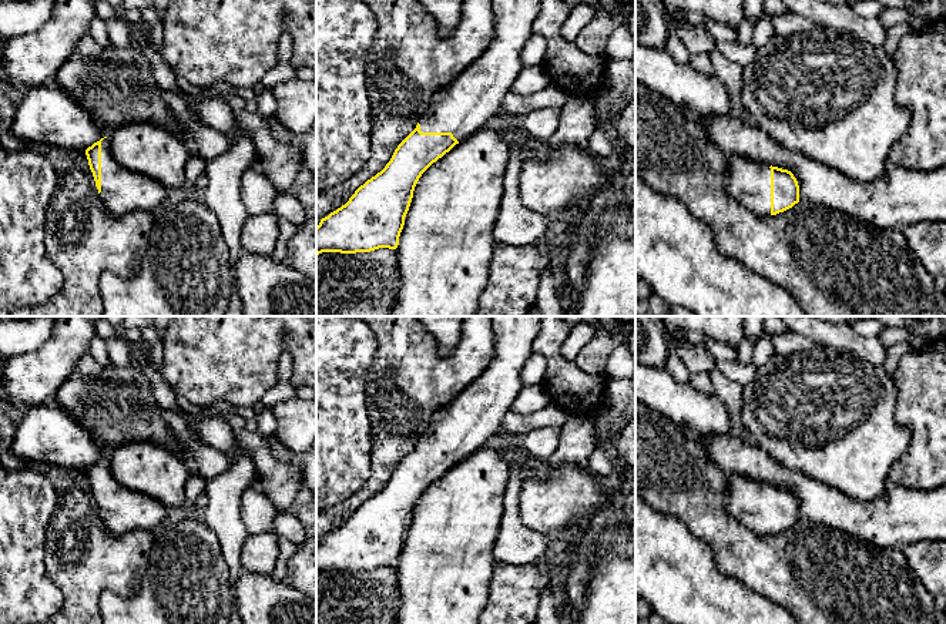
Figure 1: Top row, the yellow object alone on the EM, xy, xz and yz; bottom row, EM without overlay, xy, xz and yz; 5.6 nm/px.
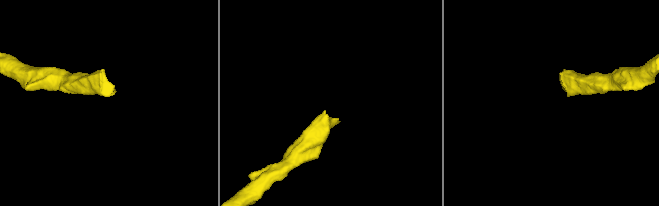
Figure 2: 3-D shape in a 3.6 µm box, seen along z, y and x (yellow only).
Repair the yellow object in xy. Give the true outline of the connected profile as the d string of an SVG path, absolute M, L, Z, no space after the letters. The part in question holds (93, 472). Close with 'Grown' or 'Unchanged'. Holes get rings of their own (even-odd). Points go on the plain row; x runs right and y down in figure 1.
M101 457L85 469L95 506L105 527L115 534L131 530L157 531L165 524L168 510L148 496L123 487Z. Grown

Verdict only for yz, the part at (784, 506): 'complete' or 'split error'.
split error

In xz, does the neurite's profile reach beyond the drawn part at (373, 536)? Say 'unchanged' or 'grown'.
grown

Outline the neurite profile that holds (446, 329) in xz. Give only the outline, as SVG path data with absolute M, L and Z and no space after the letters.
M464 316L413 318L436 339L440 356L447 356L459 343Z

